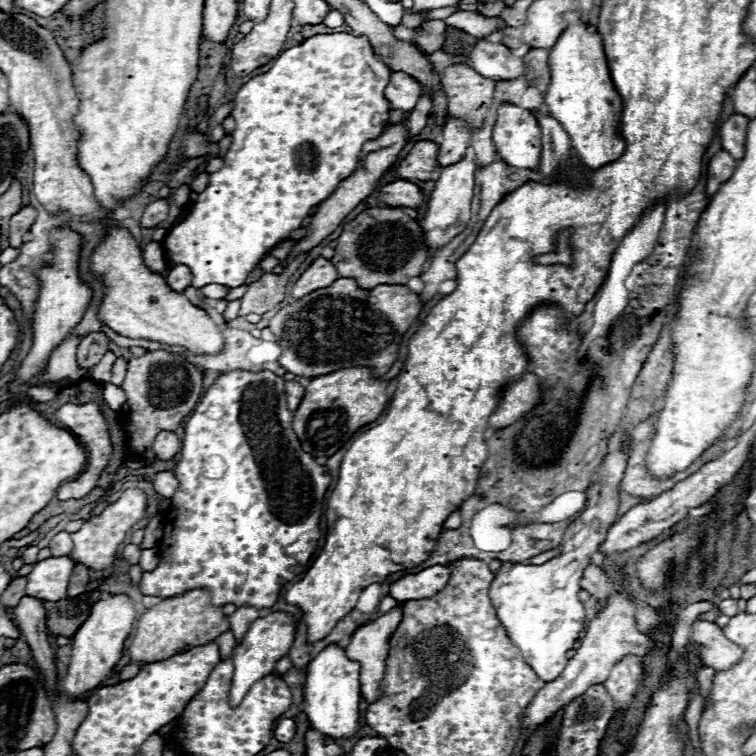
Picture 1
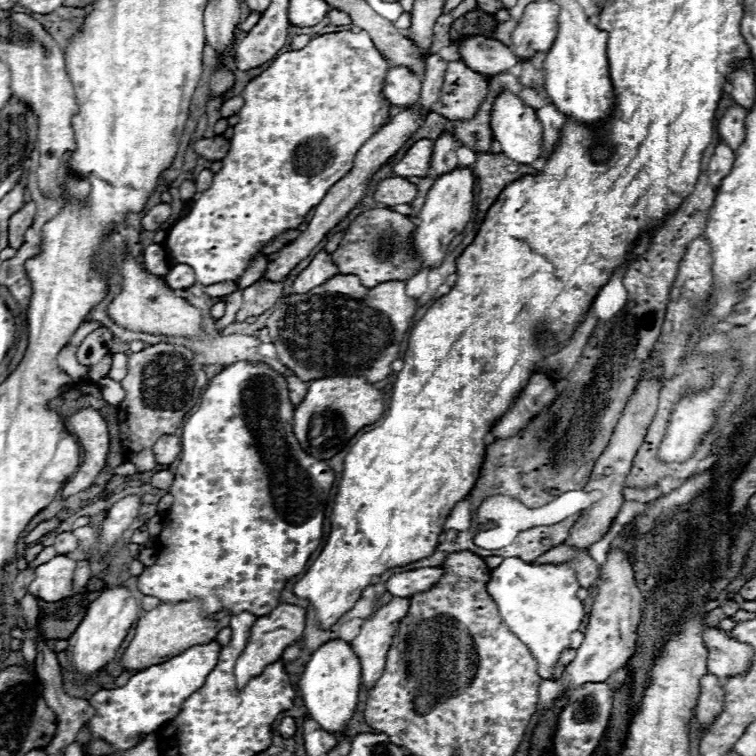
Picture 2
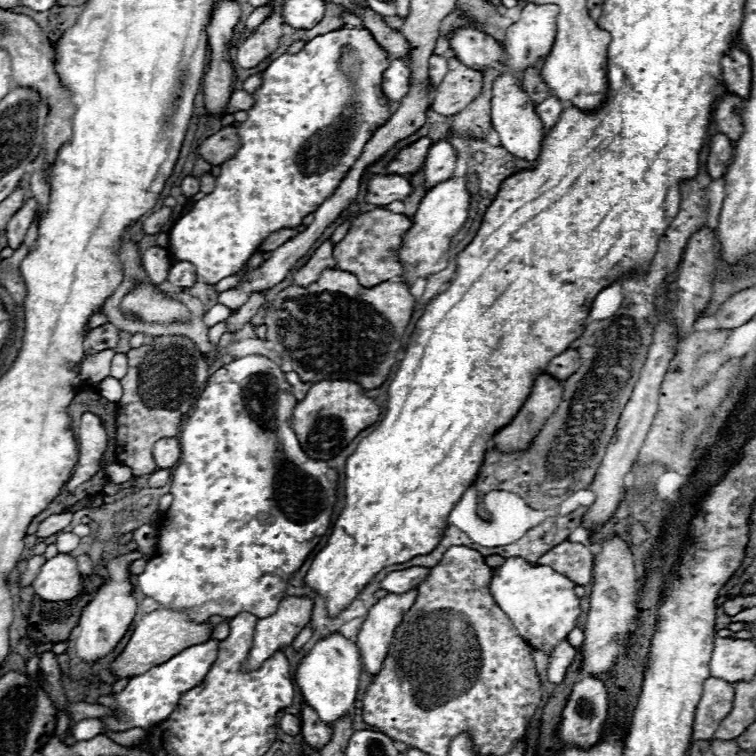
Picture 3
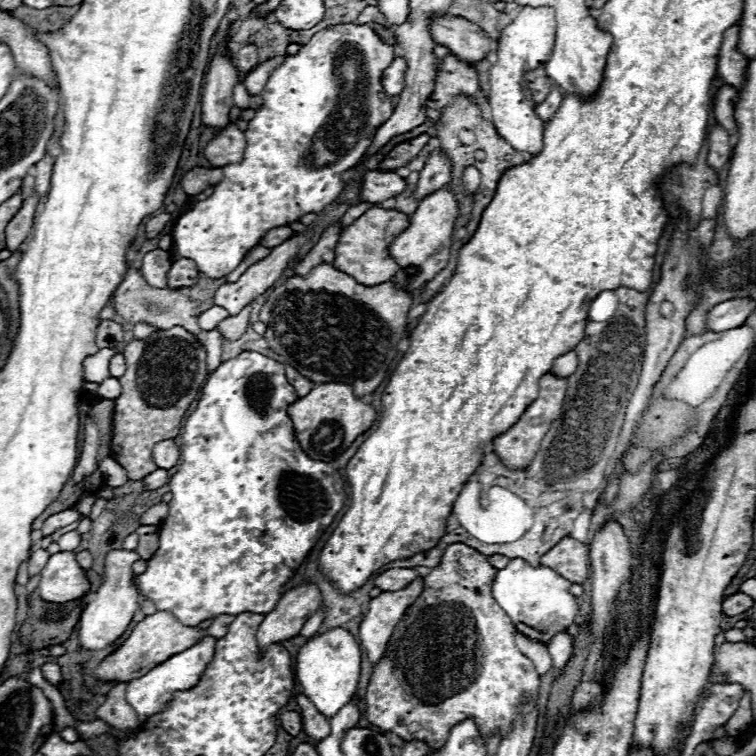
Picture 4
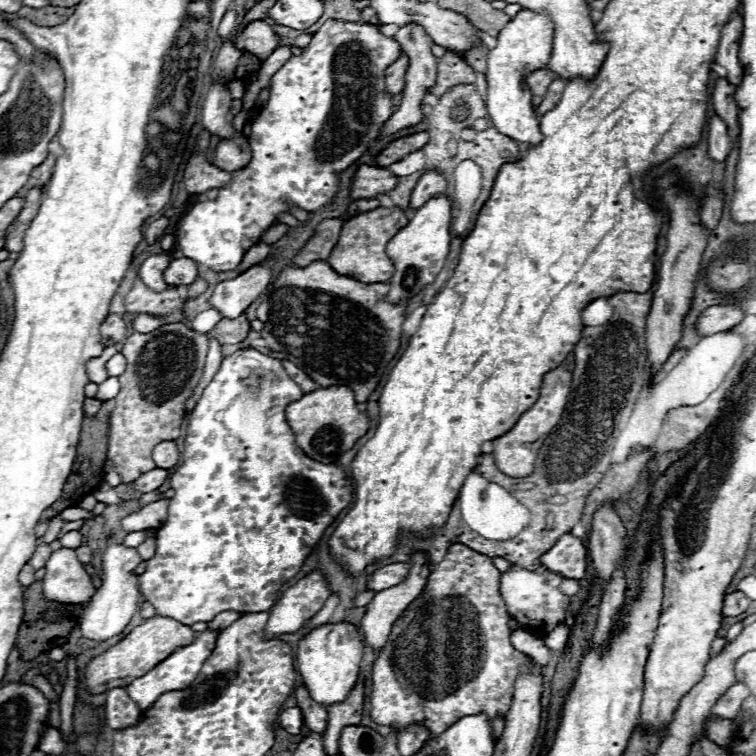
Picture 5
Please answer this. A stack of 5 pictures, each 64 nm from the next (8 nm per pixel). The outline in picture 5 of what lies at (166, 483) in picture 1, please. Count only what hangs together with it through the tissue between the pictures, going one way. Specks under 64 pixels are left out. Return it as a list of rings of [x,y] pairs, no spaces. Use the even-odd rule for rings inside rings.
[[[154,468],[154,470],[142,474],[140,478],[134,480],[134,490],[142,492],[142,494],[152,492],[152,490],[156,490],[158,486],[162,486],[166,478],[168,478],[168,472],[166,472],[164,468]]]

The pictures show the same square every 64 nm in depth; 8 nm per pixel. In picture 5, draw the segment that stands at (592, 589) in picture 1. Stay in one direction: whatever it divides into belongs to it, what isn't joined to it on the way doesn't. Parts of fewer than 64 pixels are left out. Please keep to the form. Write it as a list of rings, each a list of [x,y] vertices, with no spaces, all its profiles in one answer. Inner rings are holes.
[[[566,532],[542,558],[542,566],[546,566],[552,572],[560,572],[562,576],[568,578],[584,578],[586,574],[586,558],[588,558],[588,550],[582,544],[580,538],[572,536],[570,532]]]

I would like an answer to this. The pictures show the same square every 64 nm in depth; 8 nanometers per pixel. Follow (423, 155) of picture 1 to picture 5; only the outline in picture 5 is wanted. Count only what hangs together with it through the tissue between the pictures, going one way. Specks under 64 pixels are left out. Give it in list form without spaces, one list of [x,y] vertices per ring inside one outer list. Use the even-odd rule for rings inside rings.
[[[416,132],[416,134],[410,134],[410,136],[402,136],[402,138],[390,142],[390,144],[374,158],[374,162],[376,162],[376,166],[386,168],[386,166],[398,162],[400,158],[404,158],[406,154],[420,150],[426,142],[428,142],[428,132]]]

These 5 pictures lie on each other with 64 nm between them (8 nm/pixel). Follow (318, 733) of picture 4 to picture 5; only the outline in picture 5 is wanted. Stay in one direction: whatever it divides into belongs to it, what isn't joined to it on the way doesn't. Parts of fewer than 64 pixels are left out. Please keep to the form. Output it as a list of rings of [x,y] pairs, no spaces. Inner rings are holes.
[[[300,684],[294,690],[294,694],[296,694],[296,700],[298,700],[298,708],[302,710],[304,724],[312,732],[324,732],[326,730],[326,718],[328,718],[326,708],[318,706],[318,702],[314,702],[314,698],[310,698],[310,692],[306,690],[304,684]]]

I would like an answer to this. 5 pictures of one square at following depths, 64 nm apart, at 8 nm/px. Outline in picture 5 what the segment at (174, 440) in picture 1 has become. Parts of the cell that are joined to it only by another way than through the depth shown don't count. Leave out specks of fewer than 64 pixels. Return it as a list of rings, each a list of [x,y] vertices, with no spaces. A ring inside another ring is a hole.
[[[166,440],[166,442],[160,442],[158,446],[154,446],[154,452],[152,452],[152,458],[154,458],[154,464],[158,468],[172,468],[178,464],[178,446],[174,440]]]

